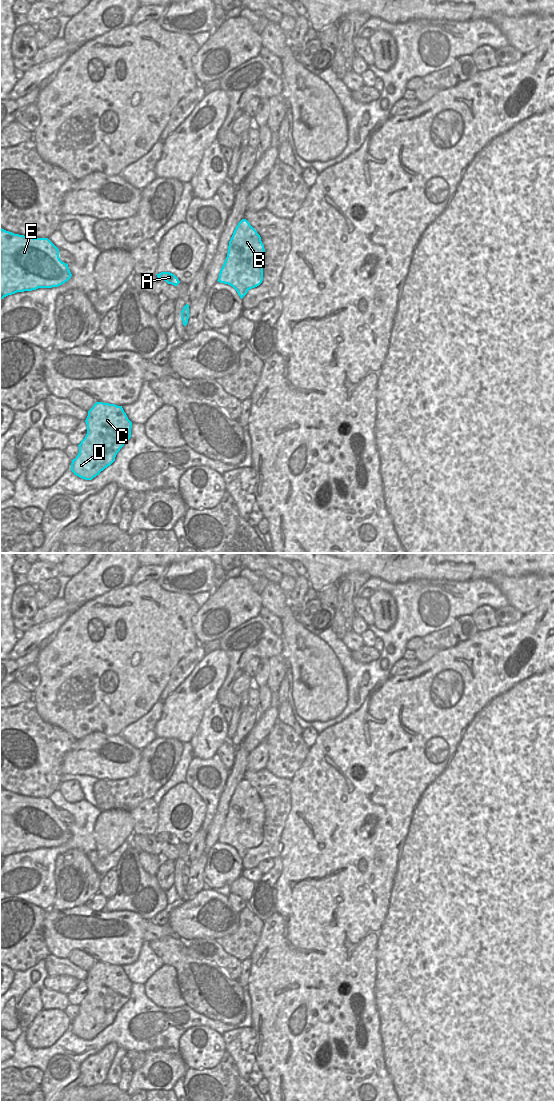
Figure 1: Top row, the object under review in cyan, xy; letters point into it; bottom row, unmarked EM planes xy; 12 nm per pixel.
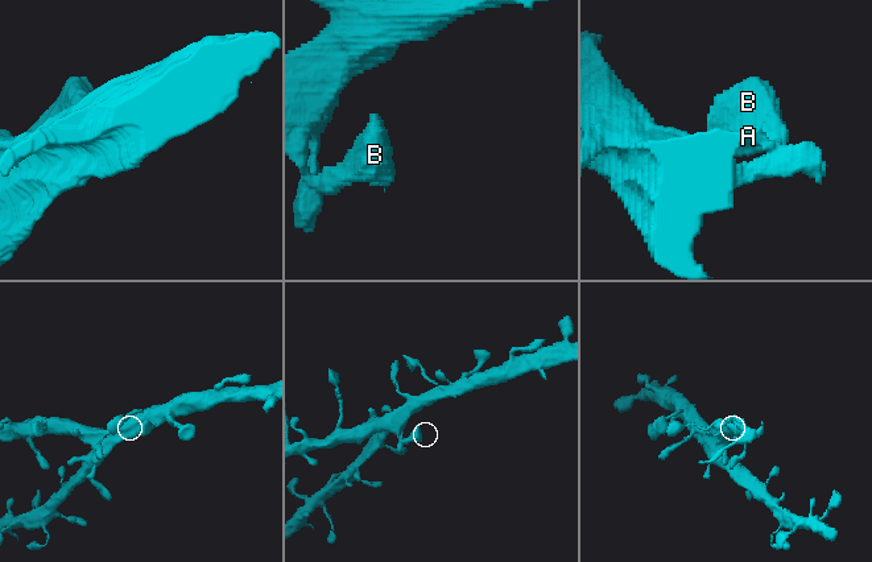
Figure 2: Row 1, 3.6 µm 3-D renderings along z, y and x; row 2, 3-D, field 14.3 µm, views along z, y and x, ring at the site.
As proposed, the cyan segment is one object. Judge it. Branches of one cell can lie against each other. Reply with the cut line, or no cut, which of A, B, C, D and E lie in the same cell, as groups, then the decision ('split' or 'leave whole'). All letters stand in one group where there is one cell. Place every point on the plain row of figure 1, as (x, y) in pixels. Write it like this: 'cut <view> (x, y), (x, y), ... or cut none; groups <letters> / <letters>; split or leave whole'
cut none; groups A B C D E; leave whole

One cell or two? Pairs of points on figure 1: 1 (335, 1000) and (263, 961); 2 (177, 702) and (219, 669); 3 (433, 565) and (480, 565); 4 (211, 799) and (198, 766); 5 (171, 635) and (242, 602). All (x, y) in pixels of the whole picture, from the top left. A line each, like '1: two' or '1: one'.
1: one
2: one
3: one
4: one
5: two

